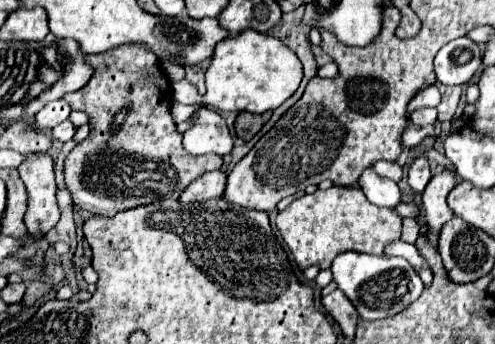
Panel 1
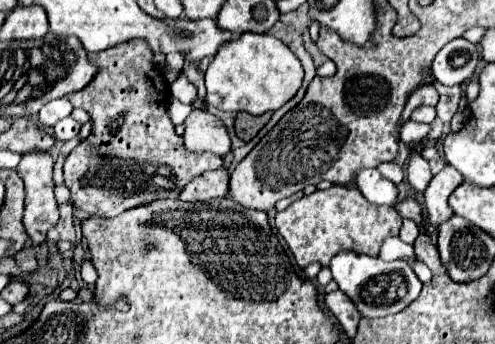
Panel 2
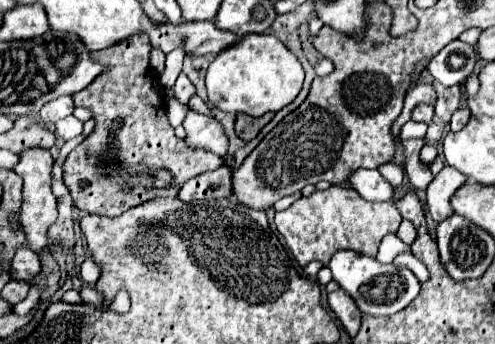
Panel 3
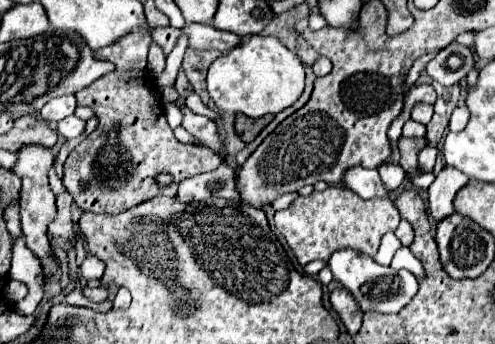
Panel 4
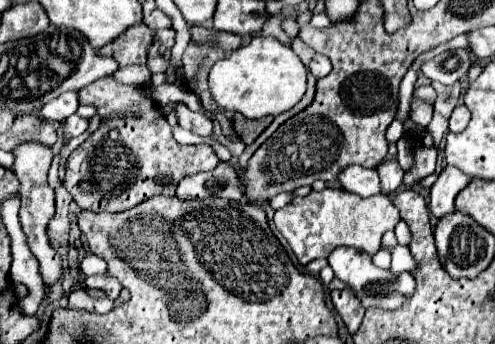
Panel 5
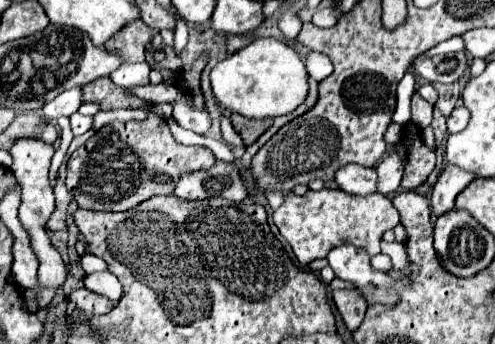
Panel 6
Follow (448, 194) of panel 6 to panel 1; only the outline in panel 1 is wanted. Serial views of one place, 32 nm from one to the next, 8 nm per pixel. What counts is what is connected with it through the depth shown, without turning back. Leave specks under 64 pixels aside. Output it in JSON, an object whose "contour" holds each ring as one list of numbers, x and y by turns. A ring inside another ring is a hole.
{"contour":[[444,170,442,174,434,174,422,192,424,206,424,224,432,232,440,232,440,228,454,218,454,212,446,204,448,192,456,186,456,174]]}

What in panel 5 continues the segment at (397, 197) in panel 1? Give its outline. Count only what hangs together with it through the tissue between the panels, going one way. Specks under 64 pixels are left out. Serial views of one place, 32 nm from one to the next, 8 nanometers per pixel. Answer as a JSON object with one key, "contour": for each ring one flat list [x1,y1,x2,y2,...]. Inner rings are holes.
{"contour":[[348,166,348,168,344,168,340,172,340,184,342,184,344,190,354,192,354,194,358,194,362,198,382,194,378,172,370,170,370,168,364,168,364,166]]}

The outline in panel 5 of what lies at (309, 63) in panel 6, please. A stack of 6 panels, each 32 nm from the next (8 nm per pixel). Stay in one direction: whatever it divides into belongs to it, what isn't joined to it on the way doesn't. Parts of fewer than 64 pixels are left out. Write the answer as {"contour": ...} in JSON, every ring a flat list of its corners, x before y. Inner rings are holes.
{"contour":[[316,54,314,58,312,58,312,62,310,62,310,72,316,76,316,78,322,78,322,76,326,76,330,70,332,70,332,64,330,64,330,60,326,58,326,56,322,56,322,54]]}

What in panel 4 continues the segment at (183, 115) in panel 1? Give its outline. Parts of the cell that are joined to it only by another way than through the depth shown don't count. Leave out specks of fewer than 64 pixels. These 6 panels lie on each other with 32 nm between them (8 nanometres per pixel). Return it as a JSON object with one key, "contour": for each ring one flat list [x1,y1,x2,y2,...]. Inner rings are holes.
{"contour":[[168,102,164,105,164,110,167,121,172,129,175,129,181,125,183,116,180,105,178,105,176,102]]}

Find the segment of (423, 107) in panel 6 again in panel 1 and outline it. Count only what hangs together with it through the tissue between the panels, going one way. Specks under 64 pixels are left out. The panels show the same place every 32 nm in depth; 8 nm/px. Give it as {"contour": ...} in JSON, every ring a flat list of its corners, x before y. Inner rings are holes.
{"contour":[[420,108,420,110,414,110,410,114,410,122,414,126,426,126,426,124,434,124,438,118,438,110,436,108]]}

